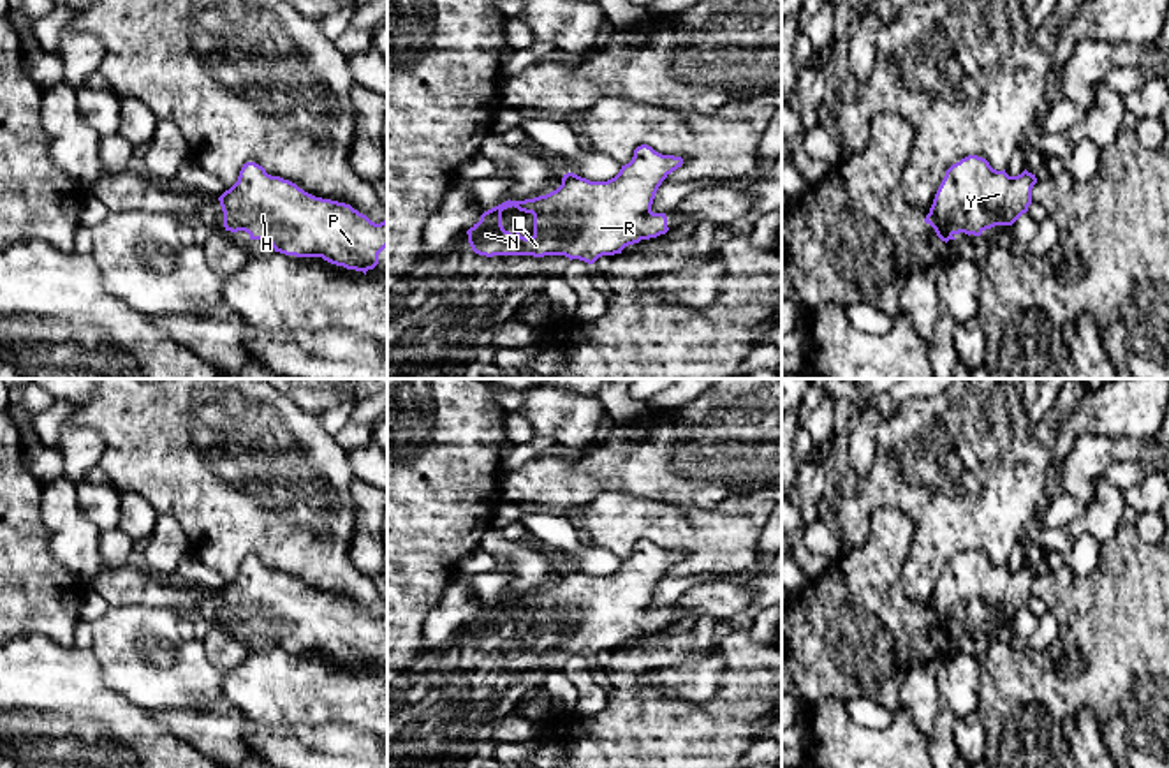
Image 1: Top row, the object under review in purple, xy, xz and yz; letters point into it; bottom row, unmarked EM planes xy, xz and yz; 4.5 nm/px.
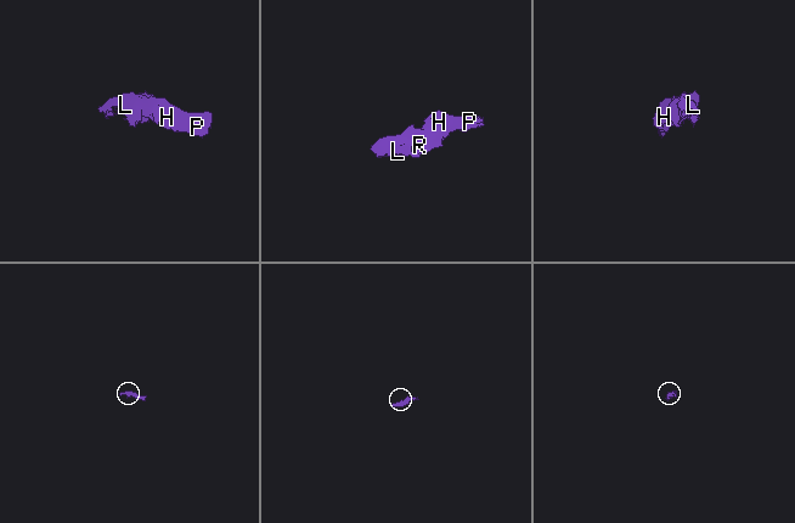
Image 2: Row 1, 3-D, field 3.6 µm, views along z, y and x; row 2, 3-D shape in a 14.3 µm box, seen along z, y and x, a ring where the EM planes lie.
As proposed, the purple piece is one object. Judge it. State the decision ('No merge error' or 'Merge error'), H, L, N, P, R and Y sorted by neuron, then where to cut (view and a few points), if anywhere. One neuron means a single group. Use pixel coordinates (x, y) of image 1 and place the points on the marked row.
No merge error. Groups: H L N P R Y. No split

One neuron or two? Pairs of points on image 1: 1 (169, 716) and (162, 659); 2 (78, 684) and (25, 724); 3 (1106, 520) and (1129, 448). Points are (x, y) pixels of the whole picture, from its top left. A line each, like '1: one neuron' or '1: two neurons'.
1: two neurons
2: one neuron
3: two neurons

